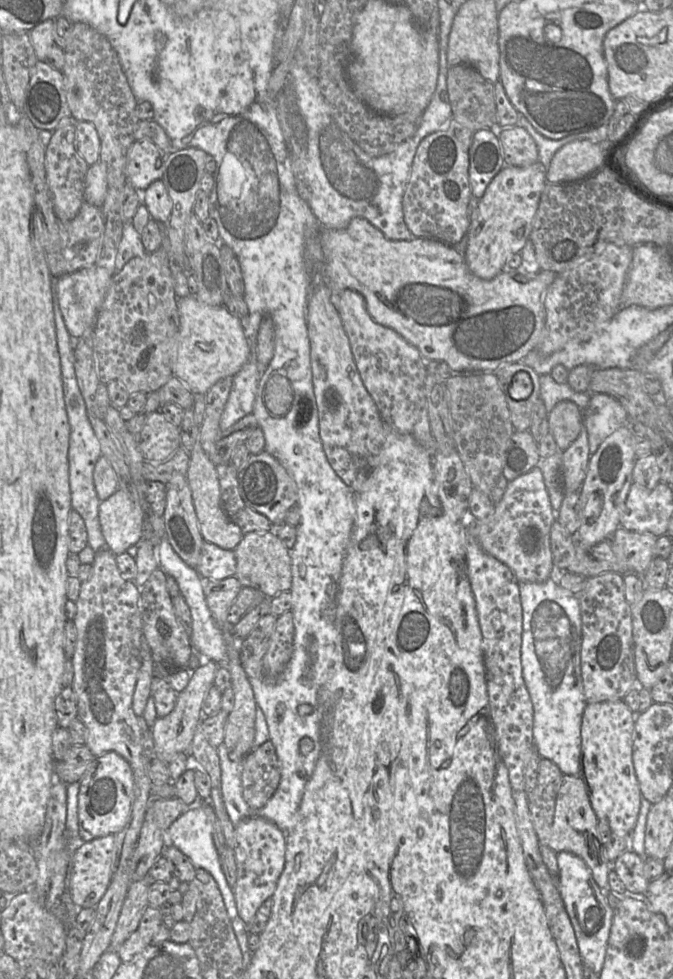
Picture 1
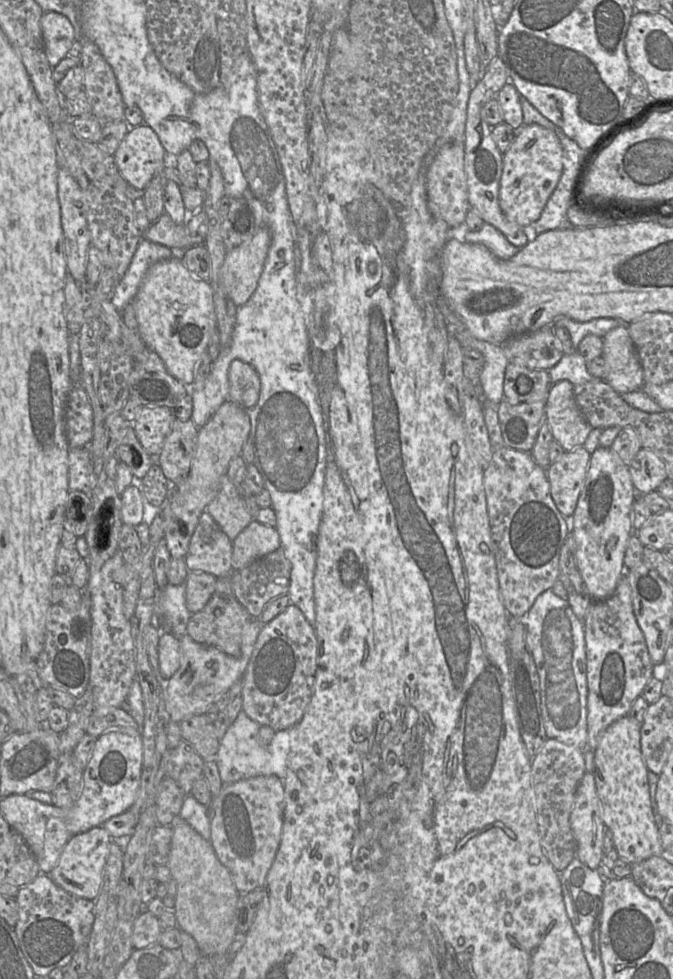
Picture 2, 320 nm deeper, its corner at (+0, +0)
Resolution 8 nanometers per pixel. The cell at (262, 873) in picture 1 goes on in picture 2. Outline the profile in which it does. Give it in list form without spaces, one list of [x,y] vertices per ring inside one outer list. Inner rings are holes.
[[[275,775],[224,784],[209,804],[211,840],[220,862],[229,870],[240,894],[263,889],[282,838],[284,781]]]

